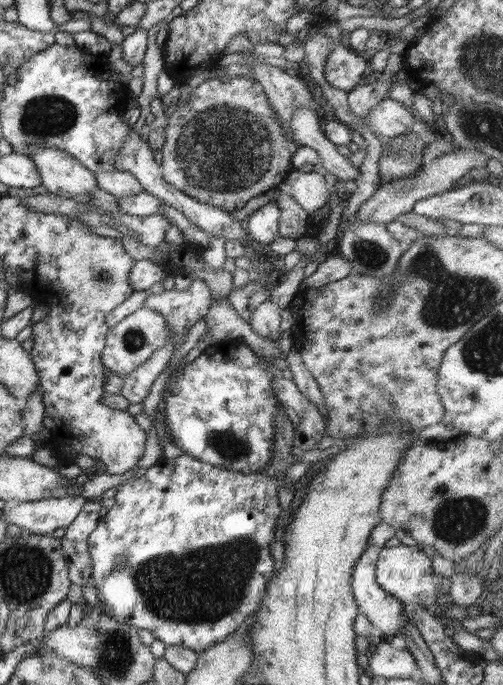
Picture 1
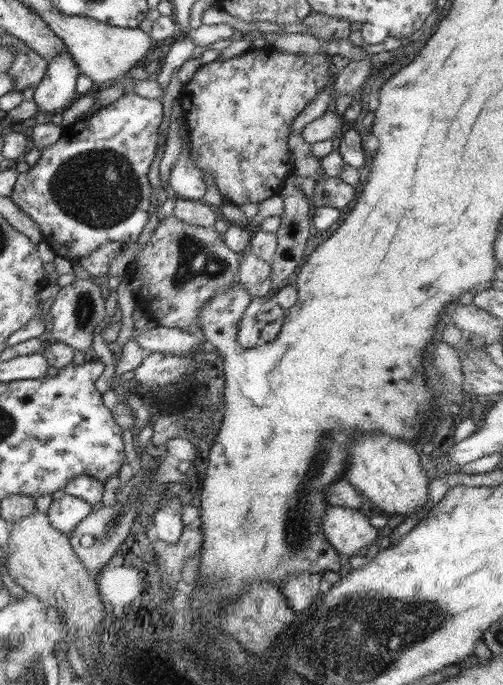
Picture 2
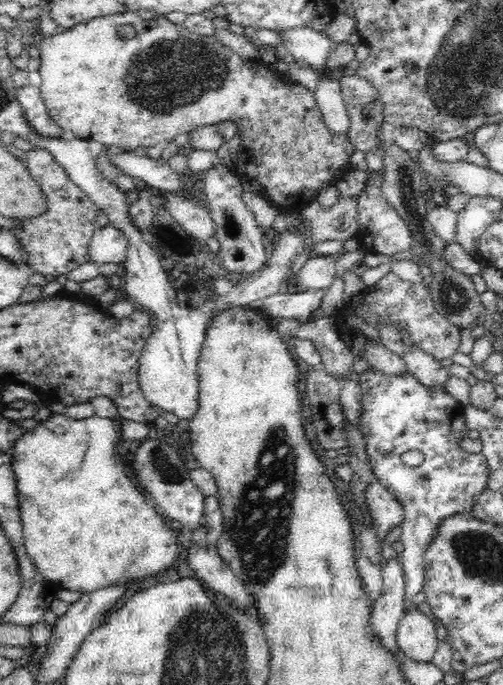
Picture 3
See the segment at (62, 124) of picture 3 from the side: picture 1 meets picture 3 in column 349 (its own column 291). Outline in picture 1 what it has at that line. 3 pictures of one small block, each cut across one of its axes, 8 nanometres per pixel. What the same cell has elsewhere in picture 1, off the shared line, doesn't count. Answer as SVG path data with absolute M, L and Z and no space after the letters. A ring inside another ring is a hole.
M222 75L206 79L192 89L190 100L184 105L177 104L167 113L168 124L163 129L165 142L159 151L162 152L159 166L163 180L198 203L236 212L250 200L275 190L294 170L291 161L301 147L289 140L281 119L268 103L263 86L254 77Z

